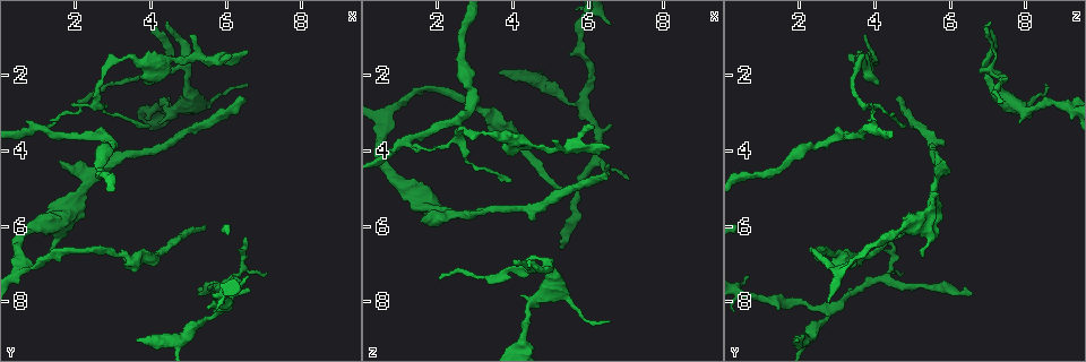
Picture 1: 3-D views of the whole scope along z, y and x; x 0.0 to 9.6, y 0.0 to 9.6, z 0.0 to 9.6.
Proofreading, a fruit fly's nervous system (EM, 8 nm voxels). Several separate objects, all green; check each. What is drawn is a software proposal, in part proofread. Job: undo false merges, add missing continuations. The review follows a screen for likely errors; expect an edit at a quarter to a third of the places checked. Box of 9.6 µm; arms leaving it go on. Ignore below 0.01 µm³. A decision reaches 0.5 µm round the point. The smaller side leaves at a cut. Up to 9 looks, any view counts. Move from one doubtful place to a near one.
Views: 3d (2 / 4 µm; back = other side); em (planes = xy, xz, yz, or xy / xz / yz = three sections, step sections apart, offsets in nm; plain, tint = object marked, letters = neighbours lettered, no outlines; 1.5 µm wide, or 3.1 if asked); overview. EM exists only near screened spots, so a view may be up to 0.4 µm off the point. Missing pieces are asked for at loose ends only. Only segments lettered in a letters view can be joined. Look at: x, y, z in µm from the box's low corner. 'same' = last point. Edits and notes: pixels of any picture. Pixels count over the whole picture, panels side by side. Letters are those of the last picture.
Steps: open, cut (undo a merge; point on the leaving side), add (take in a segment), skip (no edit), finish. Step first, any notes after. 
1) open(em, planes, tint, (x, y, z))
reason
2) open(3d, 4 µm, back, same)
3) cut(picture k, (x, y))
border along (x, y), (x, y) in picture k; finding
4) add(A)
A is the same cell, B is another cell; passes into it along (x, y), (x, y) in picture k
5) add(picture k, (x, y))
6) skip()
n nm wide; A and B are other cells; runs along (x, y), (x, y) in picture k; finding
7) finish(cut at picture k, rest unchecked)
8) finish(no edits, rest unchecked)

open(3d, 2 µm, (4.20, 2.85, 9.15))
sharp bend

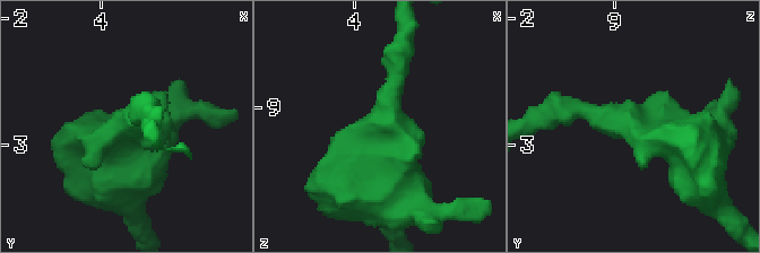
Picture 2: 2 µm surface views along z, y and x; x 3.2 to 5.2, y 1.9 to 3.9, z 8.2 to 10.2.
open(em, xz, step 4, letters, (4.26, 2.80, 9.10))

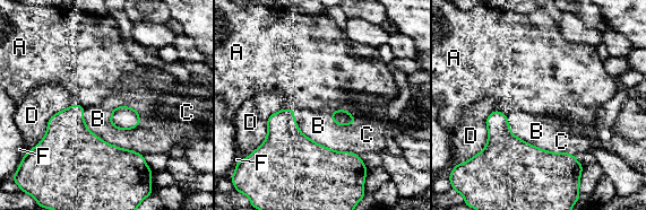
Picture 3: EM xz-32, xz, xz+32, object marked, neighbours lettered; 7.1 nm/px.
skip()
A, B, C, D and F are other cells; border along (70, 104), (50, 117), (41, 140) in picture 3; continuous, no second cell

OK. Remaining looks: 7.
open(em, planes, letters, (6.45, 2.55, 4.70))
free end

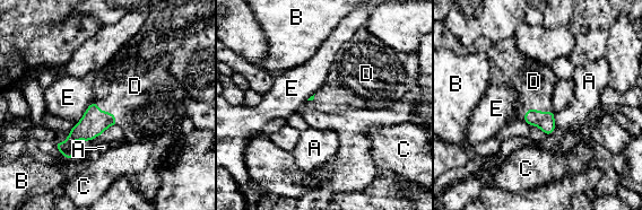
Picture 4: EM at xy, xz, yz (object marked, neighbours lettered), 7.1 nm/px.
add(picture 4, (131, 87))
D touches over 240 nm; D is the same cell, A, B, C and E are other cells; it goes on there

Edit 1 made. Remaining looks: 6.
open(overview)
redraw

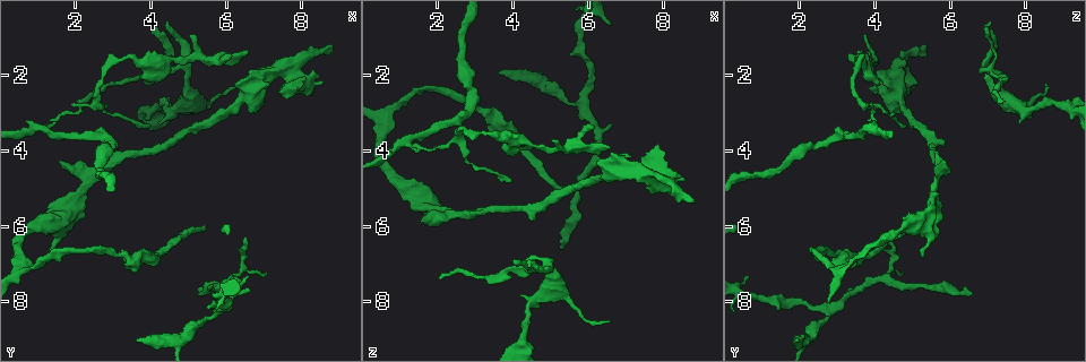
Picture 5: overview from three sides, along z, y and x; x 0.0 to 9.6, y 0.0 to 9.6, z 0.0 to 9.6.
open(em, xz, step 8, letters, (6.55, 2.25, 8.55))

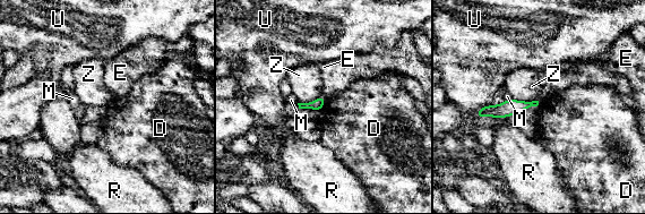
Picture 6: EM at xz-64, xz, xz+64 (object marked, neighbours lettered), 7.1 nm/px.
skip()
D, E, M, R, U and Z are other cells; border along (326, 99), (320, 110) in picture 6; no lettered segment goes on from it

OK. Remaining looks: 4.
open(3d, 2 µm, (8.75, 1.30, 5.40))
free end

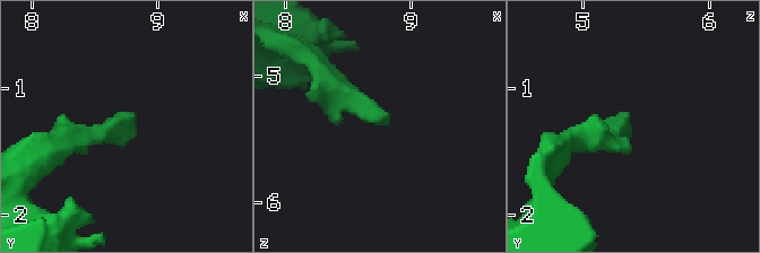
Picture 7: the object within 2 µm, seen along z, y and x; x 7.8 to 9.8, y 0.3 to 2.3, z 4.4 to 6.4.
open(em, planes, letters, (8.80, 1.24, 5.36))
need the tissue

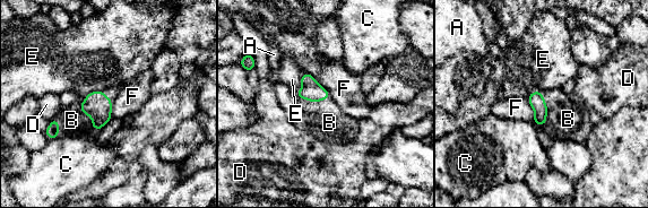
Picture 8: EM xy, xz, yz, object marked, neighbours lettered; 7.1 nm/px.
add(picture 8, (71, 120))
110 nm wide; B is the same cell, A, C, D, E and F are other cells; passes into it along (96, 105), (86, 113), (71, 120) in picture 8; the cell continues

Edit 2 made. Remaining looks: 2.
finish(add at picture 4, add at picture 8, rest unchecked)

